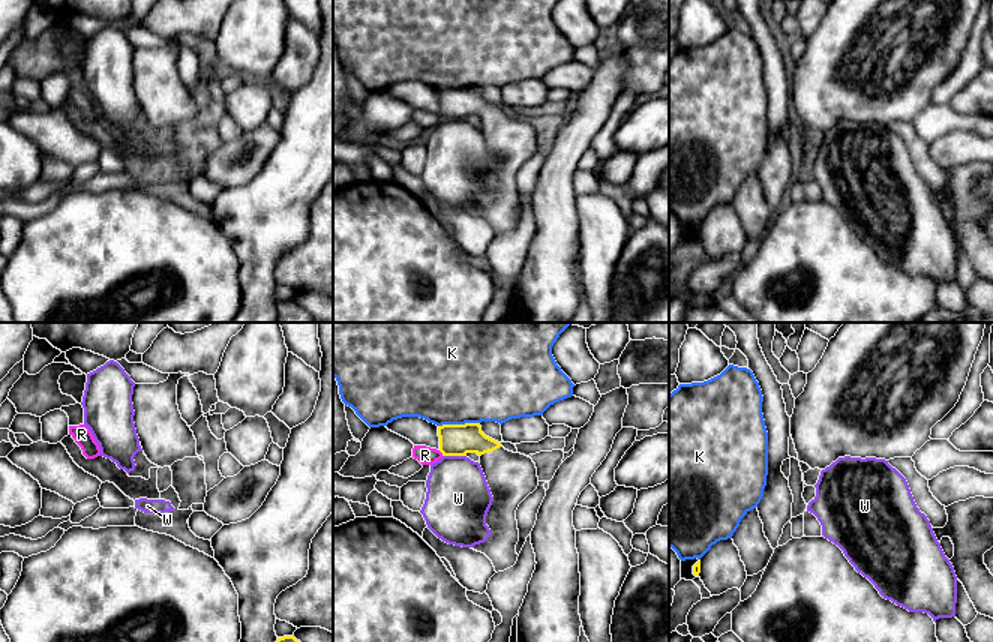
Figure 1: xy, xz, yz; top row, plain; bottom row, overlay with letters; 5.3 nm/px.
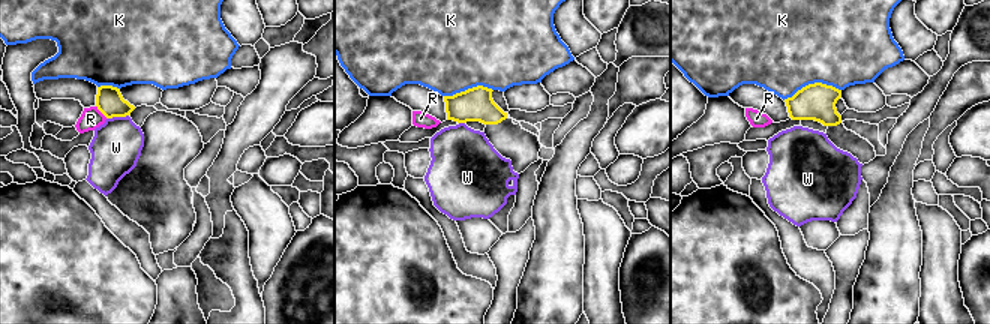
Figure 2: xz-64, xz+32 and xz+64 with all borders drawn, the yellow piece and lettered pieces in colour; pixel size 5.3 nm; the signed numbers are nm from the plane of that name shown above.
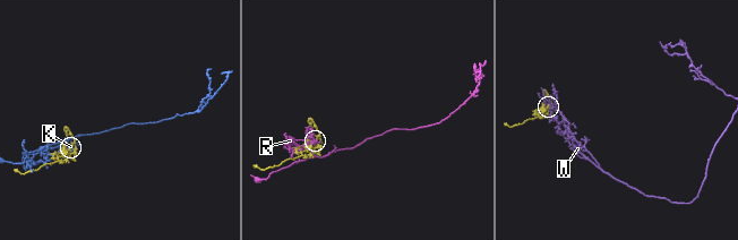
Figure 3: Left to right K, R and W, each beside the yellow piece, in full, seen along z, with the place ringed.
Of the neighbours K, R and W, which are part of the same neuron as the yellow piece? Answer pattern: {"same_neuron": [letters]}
{"same_neuron": []}

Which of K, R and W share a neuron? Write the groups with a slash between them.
K / R / W

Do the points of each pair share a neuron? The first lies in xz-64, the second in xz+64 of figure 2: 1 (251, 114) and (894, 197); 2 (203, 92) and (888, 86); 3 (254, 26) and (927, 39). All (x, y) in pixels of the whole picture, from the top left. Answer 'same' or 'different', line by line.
1: same
2: different
3: same

